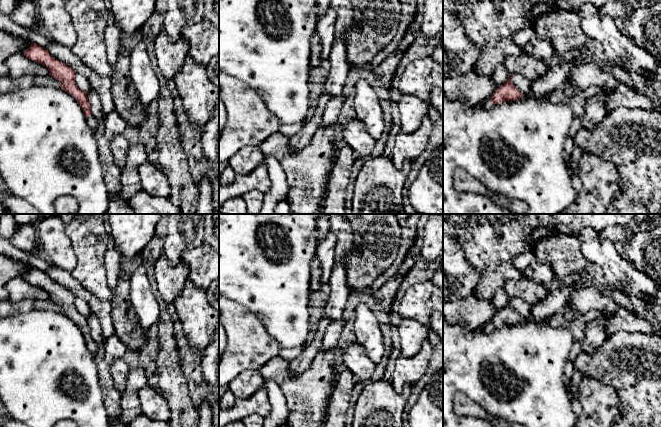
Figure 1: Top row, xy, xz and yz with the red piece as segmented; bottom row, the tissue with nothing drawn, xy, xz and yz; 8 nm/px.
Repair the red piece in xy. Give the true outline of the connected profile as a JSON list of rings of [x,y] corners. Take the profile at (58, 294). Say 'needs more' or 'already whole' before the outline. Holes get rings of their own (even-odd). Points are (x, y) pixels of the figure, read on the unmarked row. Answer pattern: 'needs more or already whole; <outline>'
needs more; [[[31,267],[23,279],[48,293],[49,299],[60,306],[60,312],[73,320],[78,326],[86,341],[87,349],[96,357],[98,343],[90,335],[86,317],[79,313],[75,307],[76,297],[65,287],[51,281],[45,272],[35,267]]]

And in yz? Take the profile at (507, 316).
already whole; [[[508,300],[508,304],[503,309],[493,316],[490,328],[498,328],[502,325],[515,325],[524,319],[512,308],[510,300]]]

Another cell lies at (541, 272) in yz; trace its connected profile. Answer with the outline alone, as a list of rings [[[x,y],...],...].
[[[537,260],[532,266],[531,276],[535,281],[544,285],[549,285],[555,275],[548,263]]]

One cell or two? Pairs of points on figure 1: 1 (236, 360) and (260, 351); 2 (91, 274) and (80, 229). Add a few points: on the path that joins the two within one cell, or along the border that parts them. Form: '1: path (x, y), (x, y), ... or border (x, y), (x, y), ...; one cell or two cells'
1: path (242, 354), (245, 351), (254, 351); one cell
2: path (90, 263), (89, 246), (83, 240); one cell

